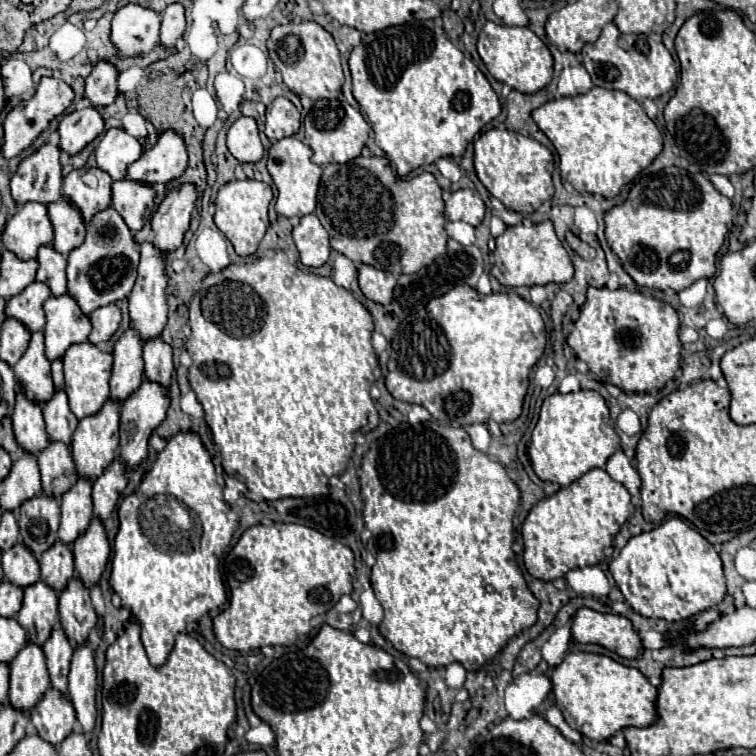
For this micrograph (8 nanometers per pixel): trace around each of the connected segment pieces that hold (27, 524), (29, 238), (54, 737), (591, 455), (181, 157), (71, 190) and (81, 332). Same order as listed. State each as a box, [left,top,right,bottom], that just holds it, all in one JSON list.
[[18,492,60,558],[2,204,54,260],[30,686,76,746],[528,390,620,486],[128,132,188,184],[62,168,110,222],[44,294,92,360]]

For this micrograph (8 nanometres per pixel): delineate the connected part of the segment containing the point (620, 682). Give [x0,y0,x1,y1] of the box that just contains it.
[552,652,658,742]

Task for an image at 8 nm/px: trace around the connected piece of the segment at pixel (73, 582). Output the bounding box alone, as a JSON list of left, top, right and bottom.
[60,576,96,644]

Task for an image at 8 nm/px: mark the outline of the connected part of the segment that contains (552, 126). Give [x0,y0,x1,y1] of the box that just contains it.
[532,86,662,198]

